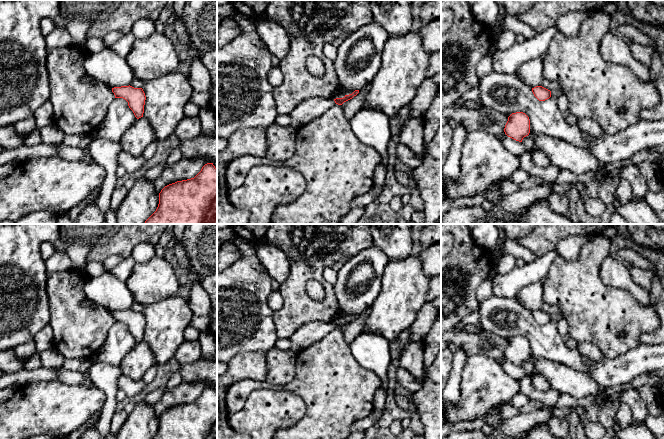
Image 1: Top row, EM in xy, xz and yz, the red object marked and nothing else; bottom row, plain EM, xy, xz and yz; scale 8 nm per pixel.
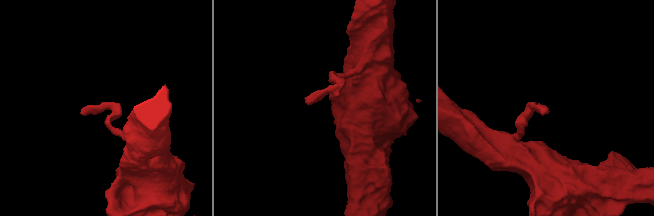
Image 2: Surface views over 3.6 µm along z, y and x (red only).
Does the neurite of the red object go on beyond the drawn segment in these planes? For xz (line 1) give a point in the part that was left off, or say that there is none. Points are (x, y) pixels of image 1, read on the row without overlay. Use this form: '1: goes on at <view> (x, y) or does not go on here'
1: does not go on here

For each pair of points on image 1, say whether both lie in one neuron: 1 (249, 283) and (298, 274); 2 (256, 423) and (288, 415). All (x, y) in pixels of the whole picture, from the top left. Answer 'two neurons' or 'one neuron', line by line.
1: two neurons
2: one neuron

